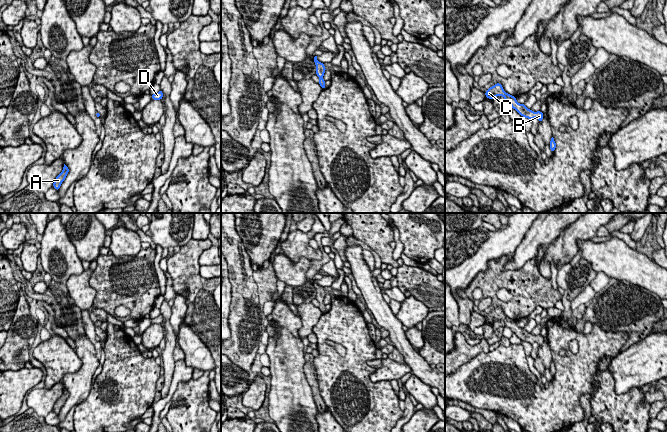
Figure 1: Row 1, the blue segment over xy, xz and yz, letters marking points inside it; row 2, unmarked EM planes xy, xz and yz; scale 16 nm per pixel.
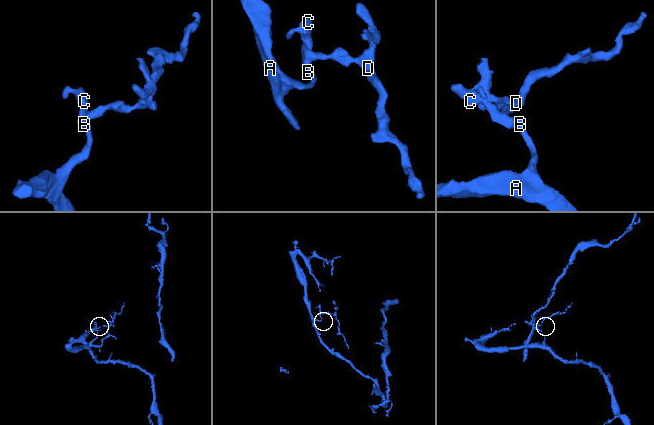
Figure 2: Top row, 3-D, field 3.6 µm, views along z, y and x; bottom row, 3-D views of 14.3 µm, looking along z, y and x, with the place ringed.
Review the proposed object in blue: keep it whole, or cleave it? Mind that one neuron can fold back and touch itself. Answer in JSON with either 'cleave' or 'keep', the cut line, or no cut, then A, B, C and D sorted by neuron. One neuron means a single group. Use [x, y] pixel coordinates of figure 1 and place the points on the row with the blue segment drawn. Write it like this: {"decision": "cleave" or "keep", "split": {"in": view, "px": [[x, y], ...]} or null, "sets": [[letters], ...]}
{"decision": "keep", "split": null, "sets": [["A", "B", "C", "D"]]}

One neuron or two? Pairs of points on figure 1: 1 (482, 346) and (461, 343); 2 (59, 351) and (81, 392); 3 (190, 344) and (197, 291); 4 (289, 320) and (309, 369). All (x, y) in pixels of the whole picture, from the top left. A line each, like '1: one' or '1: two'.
1: one
2: two
3: two
4: two

